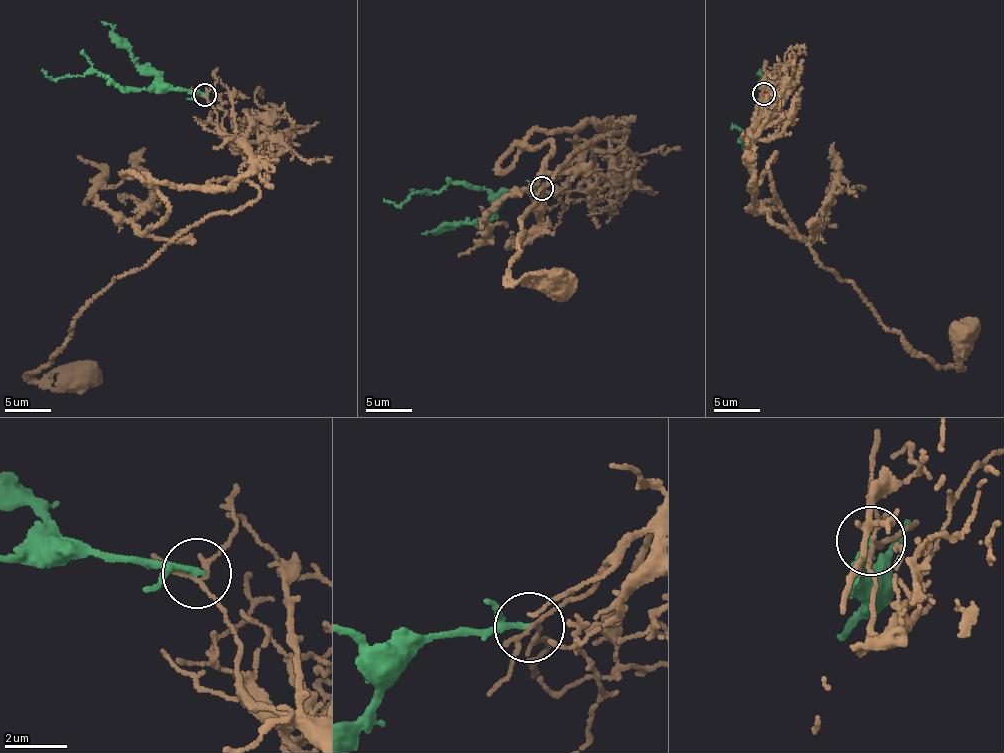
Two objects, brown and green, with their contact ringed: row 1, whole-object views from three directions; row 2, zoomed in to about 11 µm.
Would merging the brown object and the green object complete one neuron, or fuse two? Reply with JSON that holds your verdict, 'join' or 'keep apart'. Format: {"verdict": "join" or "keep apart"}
{"verdict": "keep apart"}

